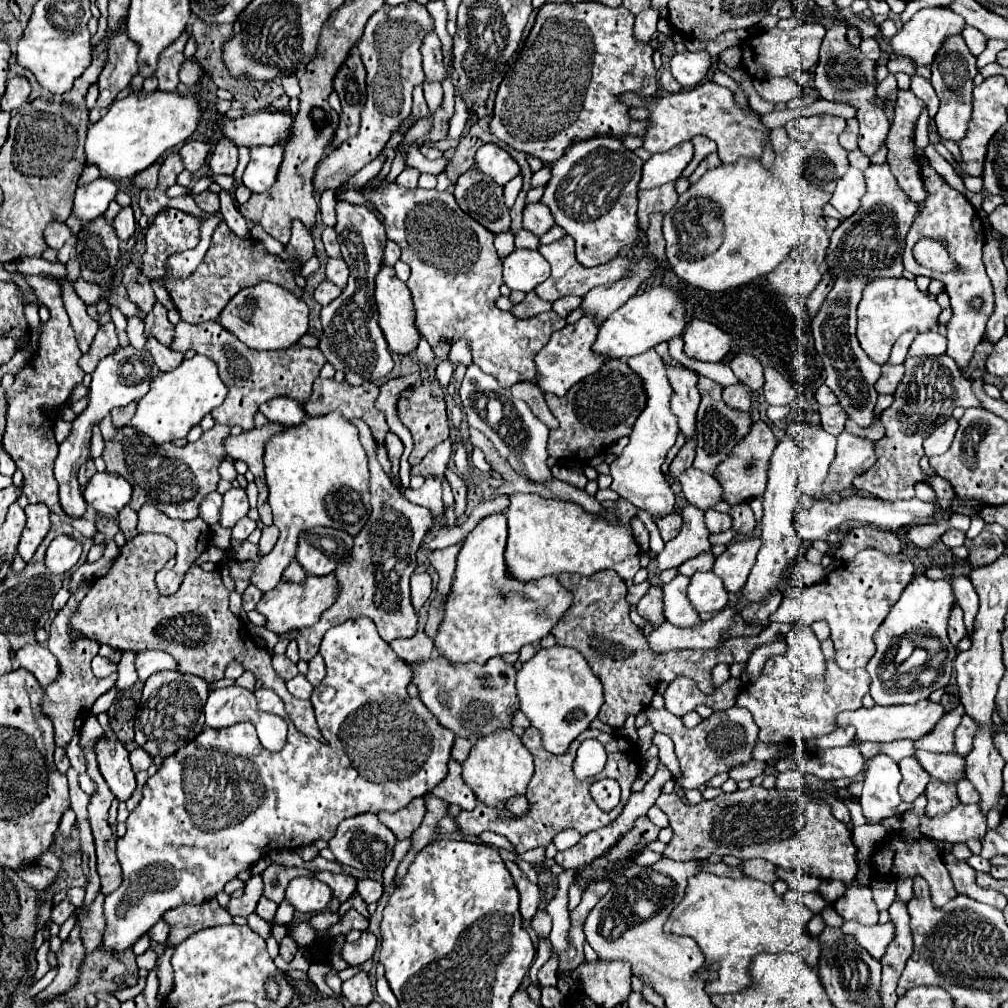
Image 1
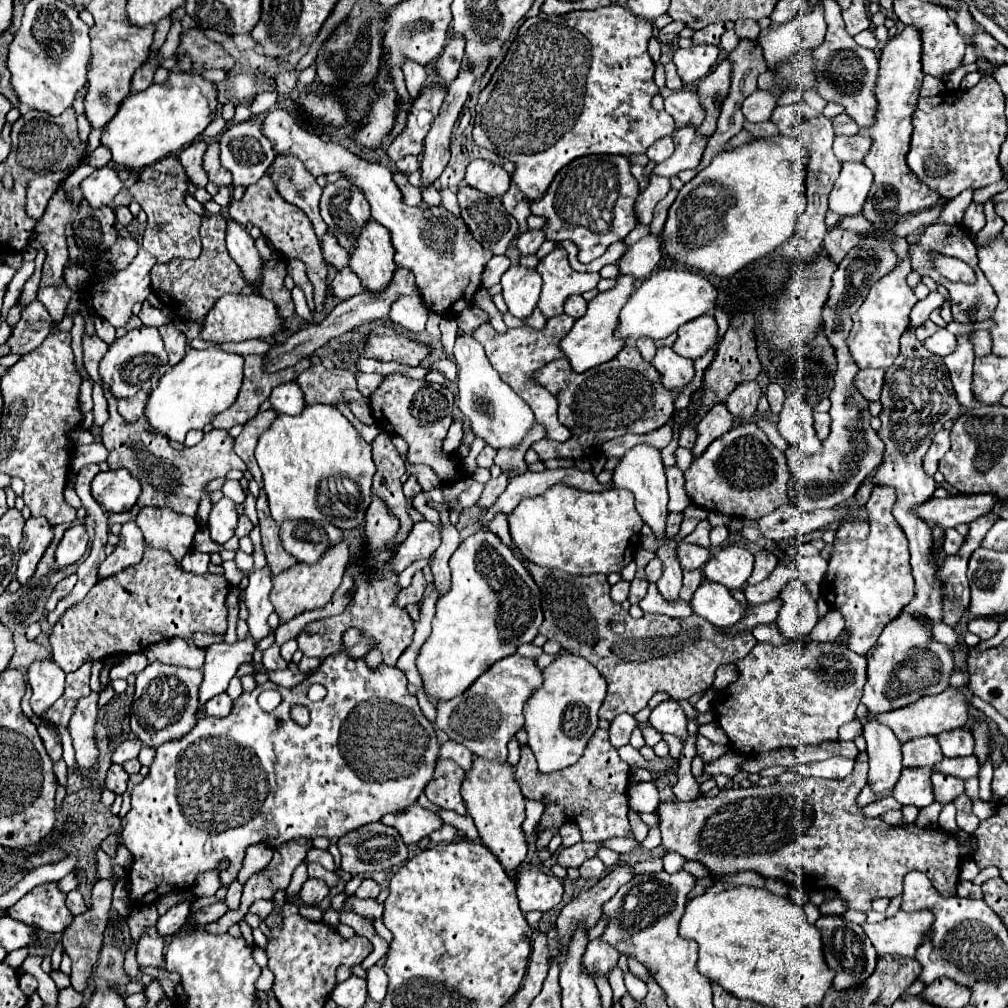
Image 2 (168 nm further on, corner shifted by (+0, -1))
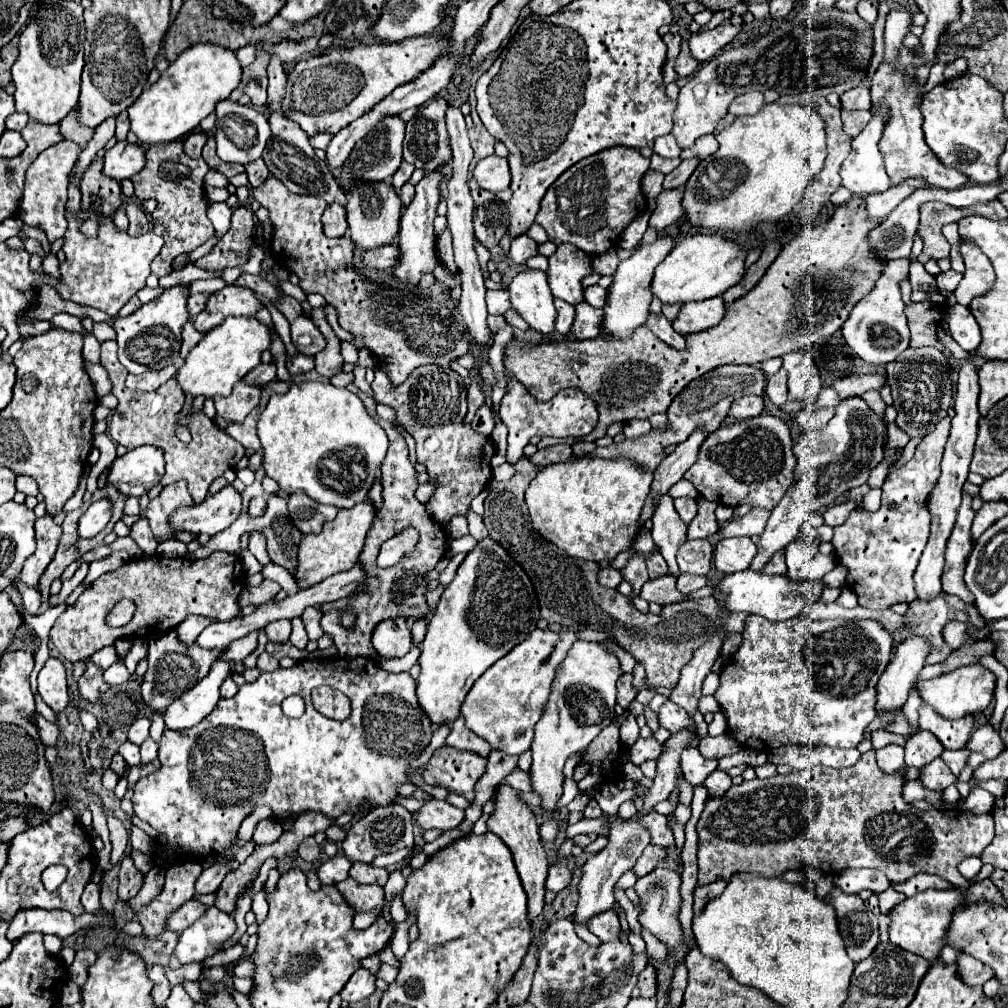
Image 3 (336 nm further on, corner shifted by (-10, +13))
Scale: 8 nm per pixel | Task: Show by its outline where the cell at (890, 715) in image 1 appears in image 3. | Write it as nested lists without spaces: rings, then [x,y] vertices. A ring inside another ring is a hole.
[[[980,664],[962,666],[962,668],[956,668],[956,670],[948,672],[948,674],[942,674],[938,678],[924,680],[924,682],[918,684],[920,698],[926,704],[930,704],[934,710],[938,710],[938,714],[942,714],[948,720],[962,718],[964,714],[984,712],[986,706],[990,704],[992,696],[994,696],[994,688],[996,688],[996,676],[988,668],[984,668]]]

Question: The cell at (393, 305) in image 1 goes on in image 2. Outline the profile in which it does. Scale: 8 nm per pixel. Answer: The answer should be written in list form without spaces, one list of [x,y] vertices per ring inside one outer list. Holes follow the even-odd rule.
[[[370,220],[356,242],[350,268],[370,292],[380,292],[392,284],[392,274],[396,270],[392,258],[394,250],[388,230],[384,230],[376,220]]]

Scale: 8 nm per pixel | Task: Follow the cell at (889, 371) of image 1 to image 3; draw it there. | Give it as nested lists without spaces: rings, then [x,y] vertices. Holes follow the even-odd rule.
[[[852,374],[852,376],[836,380],[830,388],[838,392],[838,398],[842,402],[852,396],[862,396],[862,392],[866,390],[880,390],[884,382],[886,378],[882,374]]]

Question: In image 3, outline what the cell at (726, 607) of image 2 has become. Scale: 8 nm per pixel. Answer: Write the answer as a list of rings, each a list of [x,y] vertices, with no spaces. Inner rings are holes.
[[[742,570],[734,572],[730,576],[724,576],[716,588],[728,594],[728,610],[730,612],[746,612],[746,614],[758,614],[770,622],[782,622],[790,620],[802,614],[802,610],[808,604],[814,604],[820,600],[822,590],[826,582],[824,580],[804,580],[796,584],[788,576],[768,576],[764,572],[754,572],[754,570]]]

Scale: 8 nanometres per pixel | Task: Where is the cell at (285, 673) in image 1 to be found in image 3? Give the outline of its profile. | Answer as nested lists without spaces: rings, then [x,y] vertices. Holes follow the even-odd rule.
[[[274,620],[264,628],[270,642],[286,642],[290,638],[290,630],[292,630],[290,620]]]

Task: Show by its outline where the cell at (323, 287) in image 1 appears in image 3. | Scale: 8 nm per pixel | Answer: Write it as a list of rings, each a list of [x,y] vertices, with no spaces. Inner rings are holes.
[[[388,244],[388,246],[380,246],[380,248],[374,248],[370,252],[364,254],[364,262],[372,268],[378,268],[378,270],[386,270],[386,268],[392,268],[396,266],[400,260],[400,248],[398,244]]]

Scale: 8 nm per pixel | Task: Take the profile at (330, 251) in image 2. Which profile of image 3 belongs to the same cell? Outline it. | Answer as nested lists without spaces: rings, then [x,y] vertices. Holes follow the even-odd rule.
[[[334,202],[330,204],[324,214],[322,214],[322,224],[324,224],[324,234],[328,238],[338,238],[346,234],[346,216],[342,204]]]

